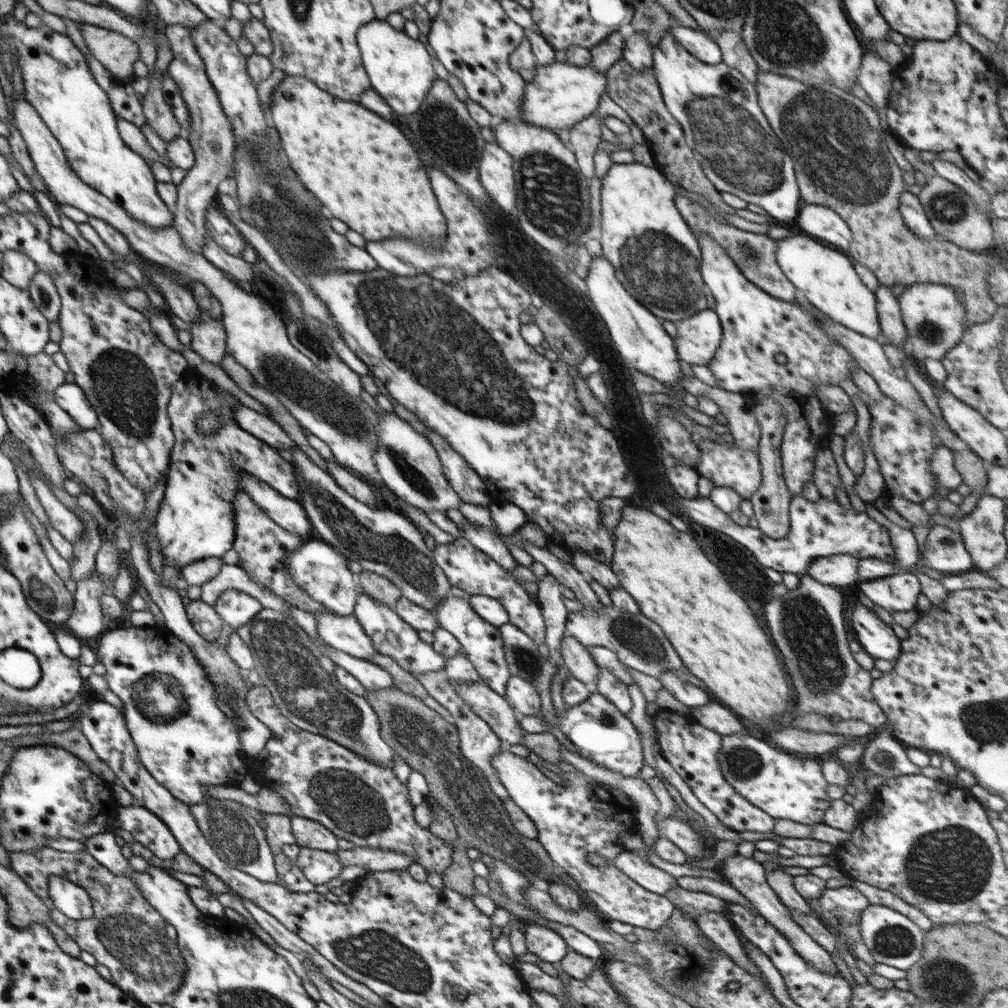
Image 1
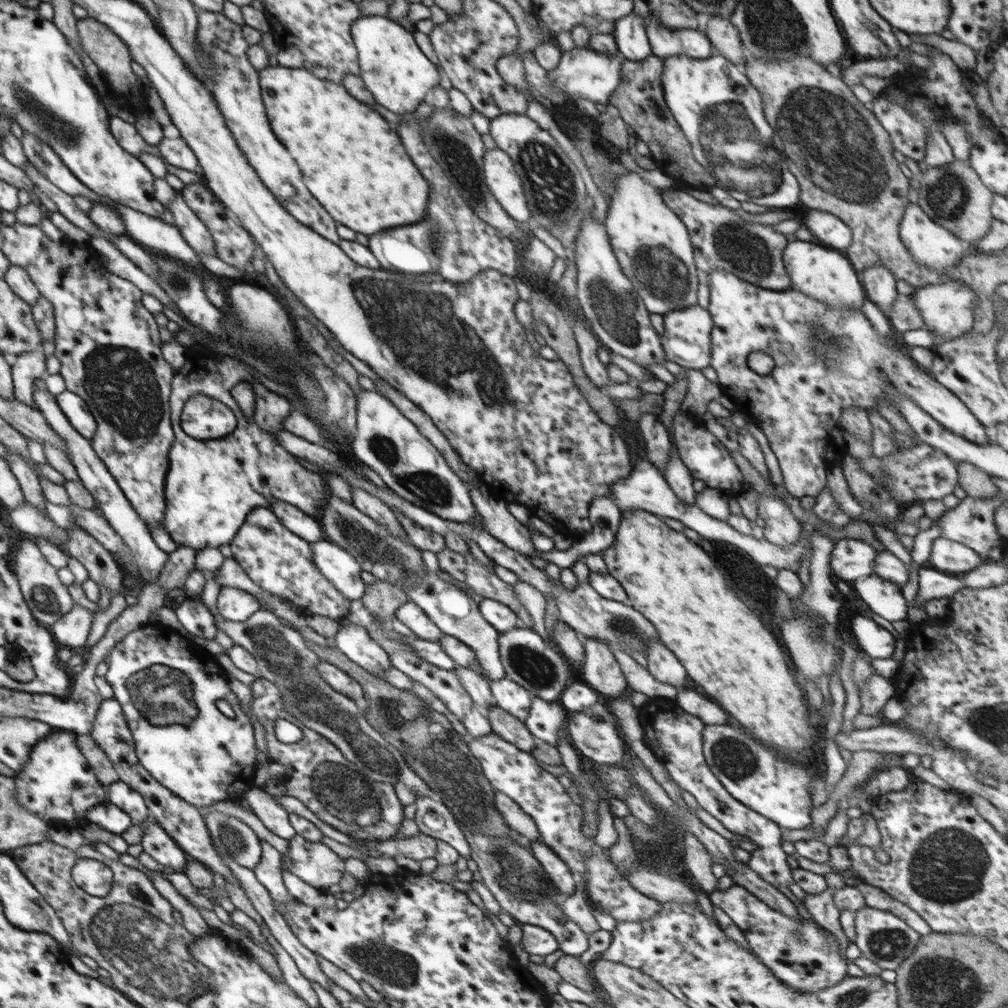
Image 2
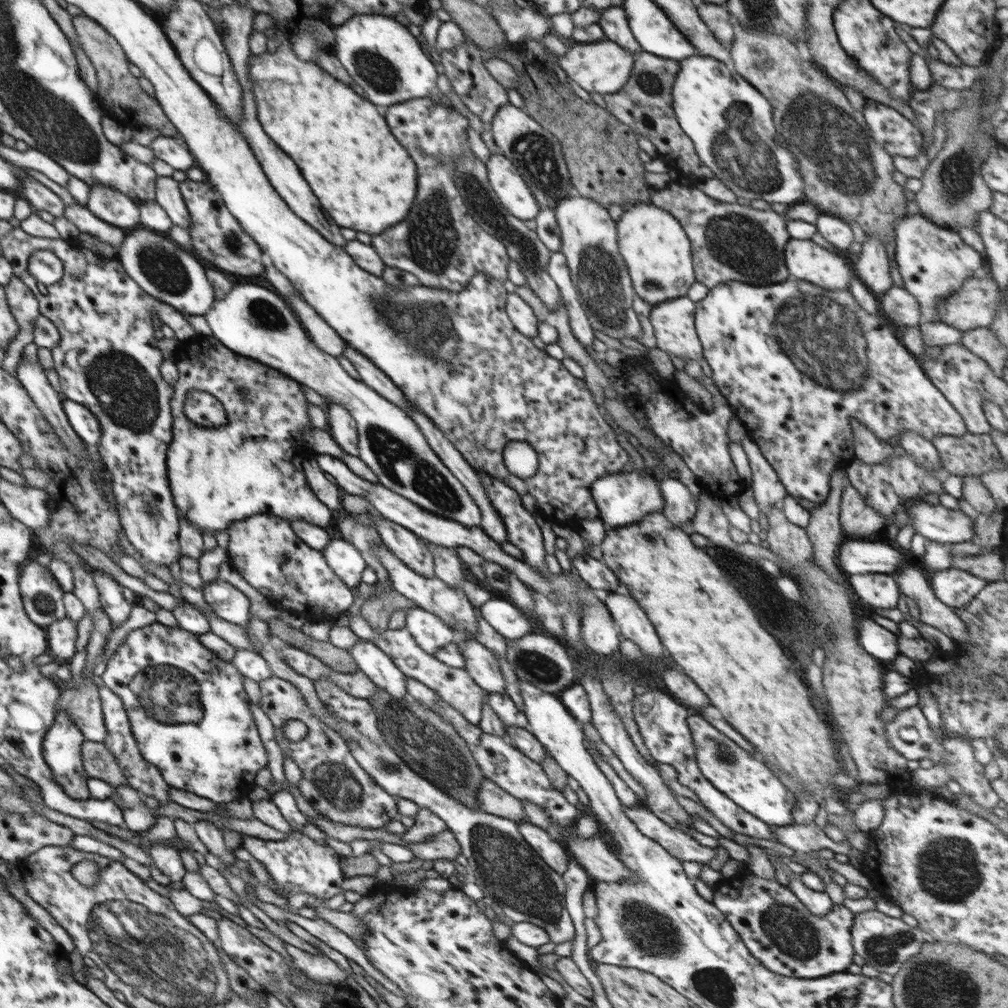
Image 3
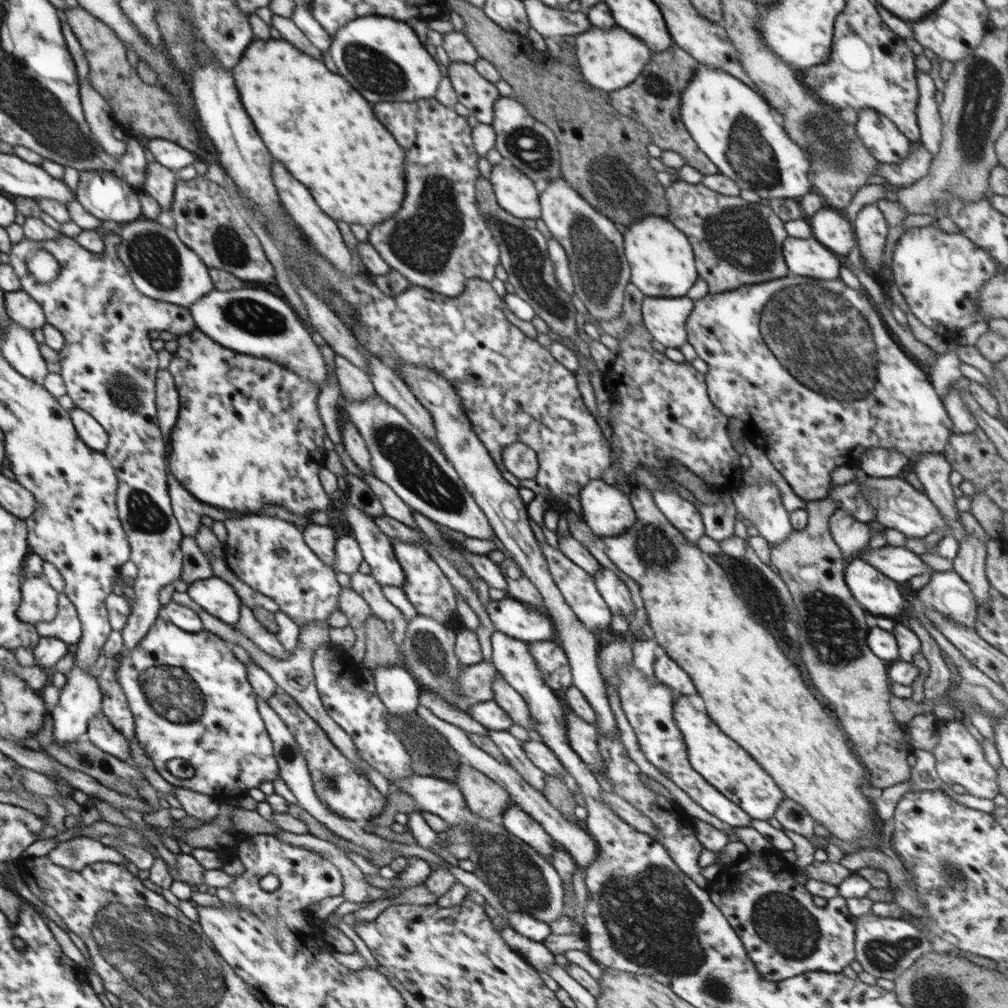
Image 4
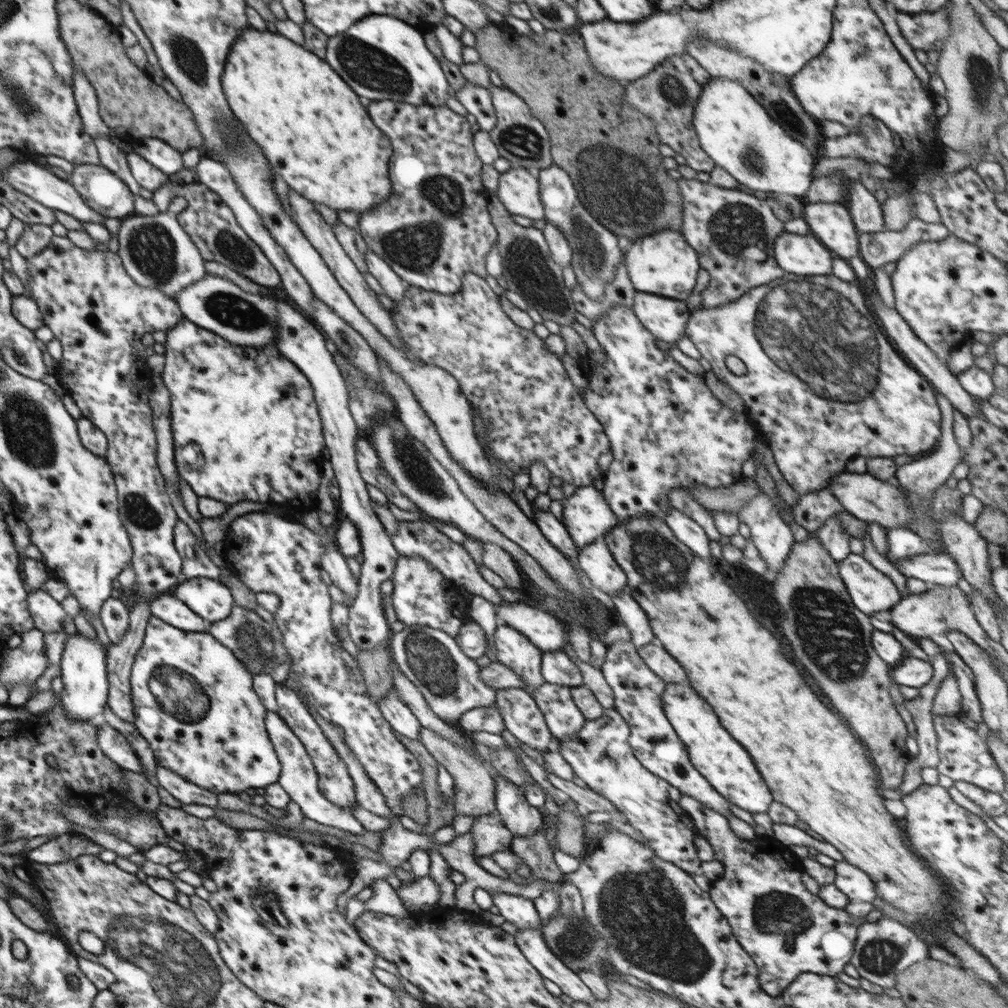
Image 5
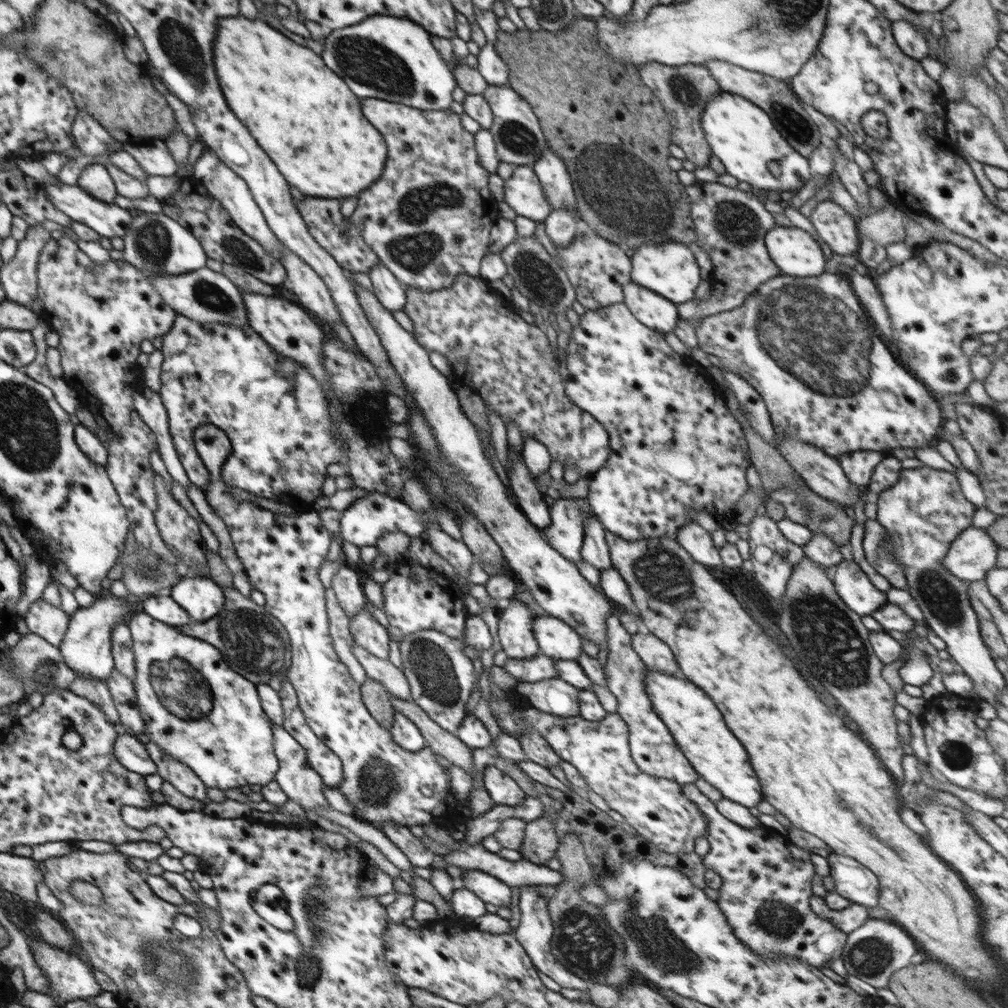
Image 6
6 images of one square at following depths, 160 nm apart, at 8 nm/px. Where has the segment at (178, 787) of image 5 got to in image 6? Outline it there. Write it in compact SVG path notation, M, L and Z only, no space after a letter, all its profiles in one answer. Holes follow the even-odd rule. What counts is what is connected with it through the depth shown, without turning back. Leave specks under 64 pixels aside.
M149 740L145 747L156 763L158 776L184 796L206 802L207 786L187 764L166 754L153 740Z

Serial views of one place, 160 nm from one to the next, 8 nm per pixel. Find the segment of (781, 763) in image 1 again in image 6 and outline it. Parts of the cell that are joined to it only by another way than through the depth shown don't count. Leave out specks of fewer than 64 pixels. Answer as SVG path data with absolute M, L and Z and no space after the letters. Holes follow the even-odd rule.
M646 667L646 670L649 671L645 676L645 689L654 712L669 728L675 743L699 776L717 788L724 798L749 809L756 807L763 800L760 782L750 766L744 746L726 728L724 718L712 700L680 673L670 676L654 668Z

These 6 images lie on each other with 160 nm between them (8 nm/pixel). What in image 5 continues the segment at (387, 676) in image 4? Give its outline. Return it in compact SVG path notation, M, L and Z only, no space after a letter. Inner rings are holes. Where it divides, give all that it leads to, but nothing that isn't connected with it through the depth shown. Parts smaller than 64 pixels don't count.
M394 686L384 695L384 698L379 700L378 705L383 717L398 734L407 736L412 740L420 738L419 734L422 729L420 721L414 716L410 708L404 704L404 701L400 700Z

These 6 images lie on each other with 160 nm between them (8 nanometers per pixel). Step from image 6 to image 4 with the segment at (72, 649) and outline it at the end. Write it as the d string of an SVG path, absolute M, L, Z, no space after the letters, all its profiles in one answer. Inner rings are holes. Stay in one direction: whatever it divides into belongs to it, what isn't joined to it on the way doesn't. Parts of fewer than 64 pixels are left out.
M72 666L66 674L66 684L61 689L59 701L51 710L53 718L53 731L56 744L73 743L85 737L88 728L88 721L92 716L102 713L103 692L100 690L97 674L92 670L82 669L82 666Z

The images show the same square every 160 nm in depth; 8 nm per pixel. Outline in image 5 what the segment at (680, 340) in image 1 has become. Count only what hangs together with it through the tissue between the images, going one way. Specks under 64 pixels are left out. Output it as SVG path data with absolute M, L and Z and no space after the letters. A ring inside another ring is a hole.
M636 291L631 306L638 321L657 339L676 343L685 336L691 310L685 301Z

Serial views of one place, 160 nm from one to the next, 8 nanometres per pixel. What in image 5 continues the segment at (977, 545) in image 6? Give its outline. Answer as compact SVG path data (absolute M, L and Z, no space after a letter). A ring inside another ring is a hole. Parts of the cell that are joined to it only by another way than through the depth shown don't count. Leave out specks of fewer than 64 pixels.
M945 552L906 558L906 560L900 560L895 567L905 577L916 578L931 586L956 586L962 578L960 567Z

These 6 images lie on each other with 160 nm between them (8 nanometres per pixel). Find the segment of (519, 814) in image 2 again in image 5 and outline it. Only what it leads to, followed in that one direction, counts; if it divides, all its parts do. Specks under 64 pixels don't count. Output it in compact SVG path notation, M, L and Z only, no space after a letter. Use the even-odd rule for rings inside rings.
M422 727L419 736L421 742L438 761L438 764L453 776L455 782L454 796L456 797L456 803L454 804L455 816L464 814L475 818L490 814L496 810L496 783L486 767L481 763L481 760L453 742L453 740L446 740L445 736L440 736L437 732L429 730L429 728Z

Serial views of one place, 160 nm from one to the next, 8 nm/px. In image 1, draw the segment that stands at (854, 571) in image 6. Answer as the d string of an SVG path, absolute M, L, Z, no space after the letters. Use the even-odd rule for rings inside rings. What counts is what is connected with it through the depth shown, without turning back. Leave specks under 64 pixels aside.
M899 571L878 580L862 581L859 588L872 602L888 612L916 610L916 601L921 594L920 582L915 574Z

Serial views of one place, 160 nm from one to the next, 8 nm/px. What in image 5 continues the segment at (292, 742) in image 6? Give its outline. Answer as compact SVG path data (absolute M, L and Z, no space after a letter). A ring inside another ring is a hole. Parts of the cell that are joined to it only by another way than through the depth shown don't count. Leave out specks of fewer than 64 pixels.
M267 710L265 727L281 764L281 773L278 783L289 795L291 801L298 804L302 814L306 818L310 818L310 820L324 824L324 826L340 828L340 830L345 830L355 835L364 834L366 829L362 826L362 823L352 815L350 810L345 810L340 806L330 803L330 801L322 795L322 790L319 788L319 778L312 759L307 753L302 741L290 730L286 721L277 712Z

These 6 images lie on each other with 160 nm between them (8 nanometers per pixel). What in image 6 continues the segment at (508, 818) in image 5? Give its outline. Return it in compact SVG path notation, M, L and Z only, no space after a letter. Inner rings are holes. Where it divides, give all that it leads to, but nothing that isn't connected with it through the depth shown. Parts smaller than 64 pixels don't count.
M494 765L485 769L482 780L495 805L514 807L522 804L526 798L518 783Z

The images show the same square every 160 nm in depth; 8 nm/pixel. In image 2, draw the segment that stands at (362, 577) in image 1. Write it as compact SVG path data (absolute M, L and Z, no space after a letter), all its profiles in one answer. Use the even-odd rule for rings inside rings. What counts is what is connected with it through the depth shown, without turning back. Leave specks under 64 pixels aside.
M385 581L366 585L361 599L366 610L378 620L389 623L396 617L395 612L398 608L408 602L404 590Z

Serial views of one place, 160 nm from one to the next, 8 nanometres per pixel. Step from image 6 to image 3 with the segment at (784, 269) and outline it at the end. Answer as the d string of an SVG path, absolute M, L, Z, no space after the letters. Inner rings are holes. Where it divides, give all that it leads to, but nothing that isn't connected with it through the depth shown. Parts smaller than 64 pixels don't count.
M792 240L786 244L786 266L791 278L805 280L828 290L846 290L854 277L848 261L814 244L812 240Z

